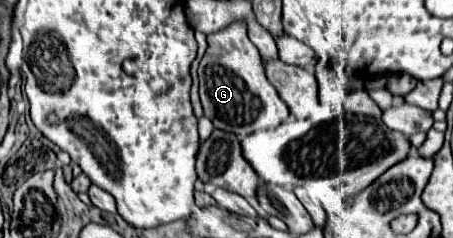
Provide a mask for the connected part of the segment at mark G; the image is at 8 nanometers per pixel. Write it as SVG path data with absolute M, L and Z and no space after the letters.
M237 20L225 30L207 36L207 52L199 62L199 96L205 116L215 128L237 136L277 128L289 118L289 108L269 84L257 46L247 36L247 22Z

